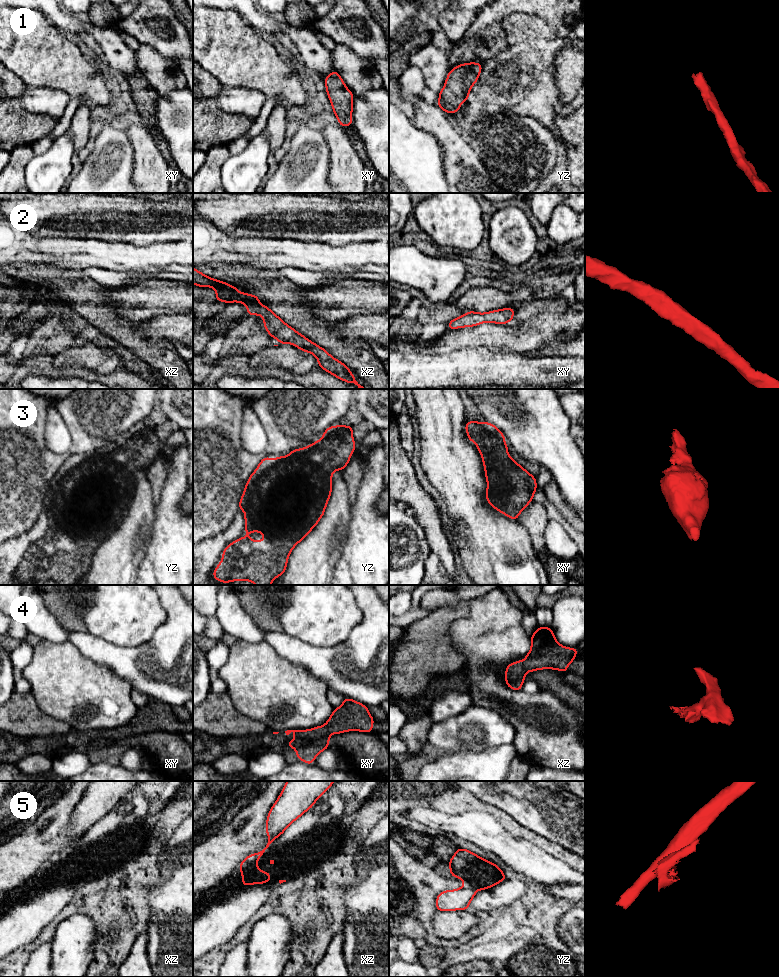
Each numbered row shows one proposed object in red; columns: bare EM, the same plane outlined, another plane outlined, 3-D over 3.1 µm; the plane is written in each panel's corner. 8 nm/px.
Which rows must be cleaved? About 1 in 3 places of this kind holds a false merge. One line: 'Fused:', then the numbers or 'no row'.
Fused: 5

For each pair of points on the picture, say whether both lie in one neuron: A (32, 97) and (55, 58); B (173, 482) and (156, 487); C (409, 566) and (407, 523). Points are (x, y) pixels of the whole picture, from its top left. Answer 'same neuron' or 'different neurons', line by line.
A: different neurons
B: different neurons
C: same neuron

